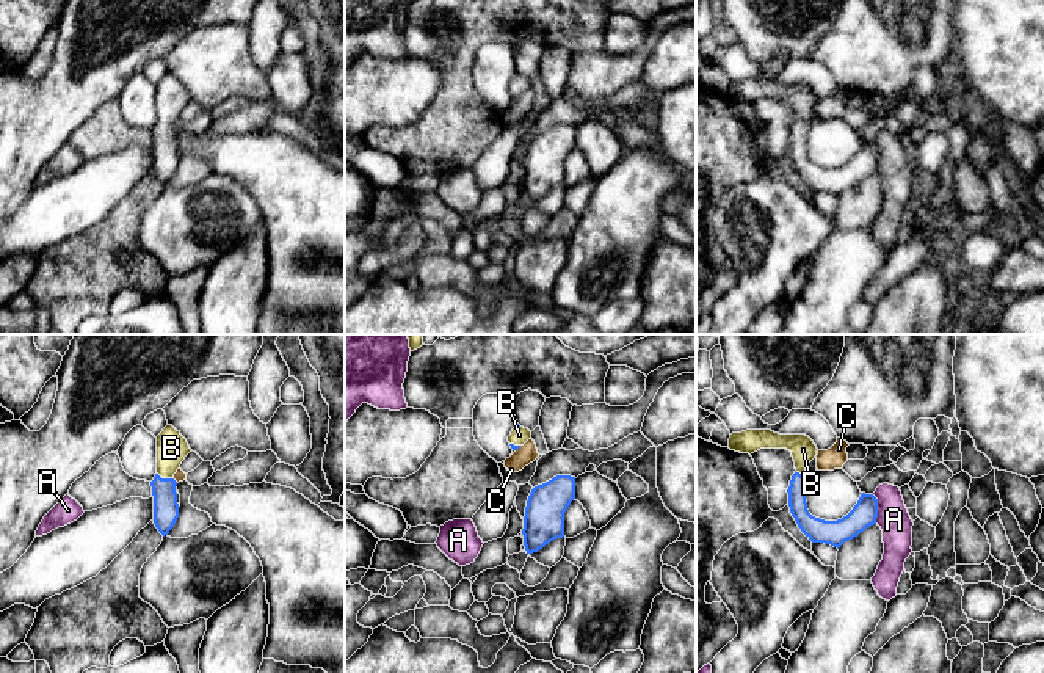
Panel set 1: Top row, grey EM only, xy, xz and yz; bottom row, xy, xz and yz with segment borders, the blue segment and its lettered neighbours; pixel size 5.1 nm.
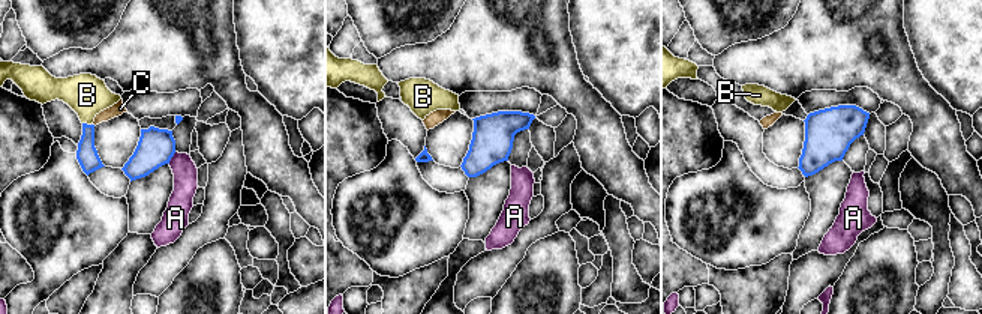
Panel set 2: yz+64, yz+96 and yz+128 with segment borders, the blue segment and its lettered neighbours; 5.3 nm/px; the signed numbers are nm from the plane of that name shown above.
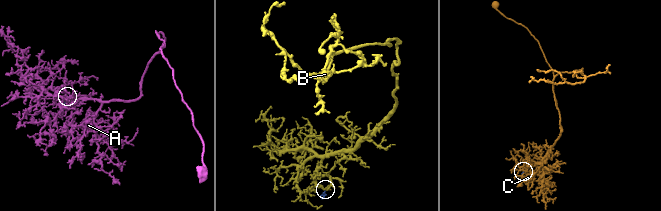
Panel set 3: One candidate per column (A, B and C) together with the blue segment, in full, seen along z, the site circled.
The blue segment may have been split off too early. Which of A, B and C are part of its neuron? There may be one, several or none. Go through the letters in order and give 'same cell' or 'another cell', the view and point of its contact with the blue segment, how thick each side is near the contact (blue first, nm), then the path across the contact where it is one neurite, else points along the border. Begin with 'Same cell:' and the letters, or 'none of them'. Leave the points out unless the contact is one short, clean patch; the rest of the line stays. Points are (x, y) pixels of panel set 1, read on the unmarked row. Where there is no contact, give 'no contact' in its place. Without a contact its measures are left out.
Same cell: B
A: another cell; meets blue in yz at (877, 157); 140 nm thick on the blue side, 160 nm on the other; border along yz (872, 143), (877, 148), (877, 171)
B: same cell; meets blue in yz at (806, 121); 100 nm thick on the blue side, 130 nm on the other; runs through yz (797, 140), (797, 132), (806, 121), (803, 98)
C: another cell; meets blue in xz at (518, 96); 30 nm thick on the blue side, 100 nm on the other; border along xz (521, 94), (516, 99)

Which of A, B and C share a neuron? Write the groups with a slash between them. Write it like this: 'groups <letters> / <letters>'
groups A / B / C

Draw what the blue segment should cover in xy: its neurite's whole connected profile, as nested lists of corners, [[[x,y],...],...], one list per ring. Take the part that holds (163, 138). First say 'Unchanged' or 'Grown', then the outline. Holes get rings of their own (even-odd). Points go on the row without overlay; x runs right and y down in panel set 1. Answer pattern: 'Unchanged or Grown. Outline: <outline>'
Grown. Outline: [[[172,74],[157,85],[157,122],[150,130],[154,144],[154,173],[165,185],[179,166],[174,122],[191,100],[187,88]]]

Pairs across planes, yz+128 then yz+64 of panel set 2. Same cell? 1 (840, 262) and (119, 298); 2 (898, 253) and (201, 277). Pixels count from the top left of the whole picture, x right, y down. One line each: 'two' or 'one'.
1: two
2: one

